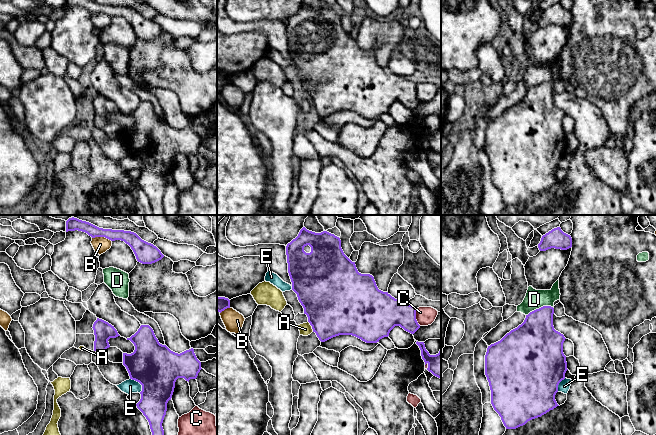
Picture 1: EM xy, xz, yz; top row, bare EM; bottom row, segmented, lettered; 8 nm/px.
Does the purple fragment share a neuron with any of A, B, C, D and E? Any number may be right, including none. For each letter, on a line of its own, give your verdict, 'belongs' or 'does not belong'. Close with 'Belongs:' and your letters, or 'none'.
A: does not belong
B: does not belong
C: does not belong
D: does not belong
E: does not belong
Belongs: none

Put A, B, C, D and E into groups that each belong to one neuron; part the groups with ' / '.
A / B / C / D / E

